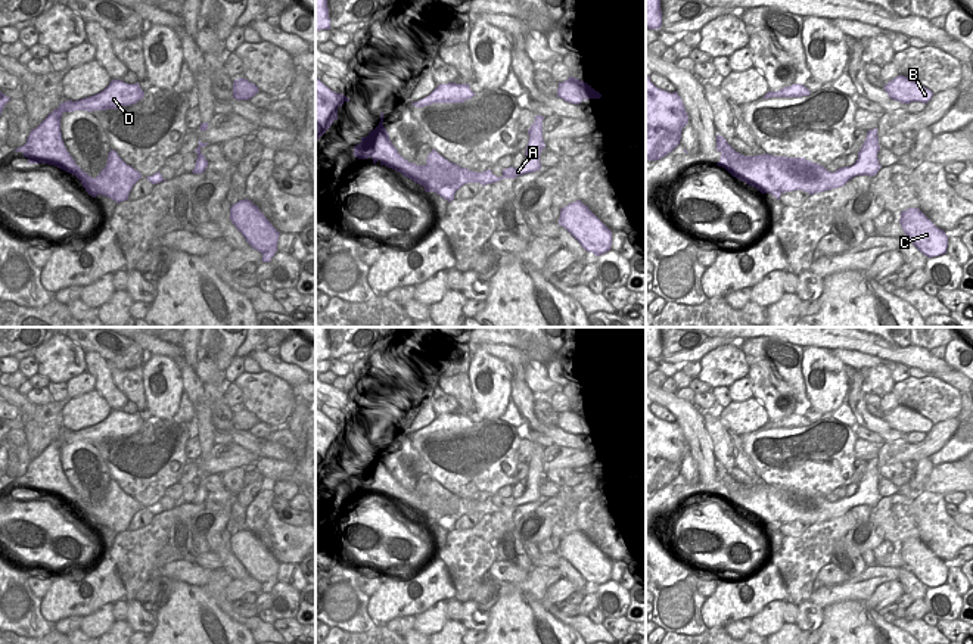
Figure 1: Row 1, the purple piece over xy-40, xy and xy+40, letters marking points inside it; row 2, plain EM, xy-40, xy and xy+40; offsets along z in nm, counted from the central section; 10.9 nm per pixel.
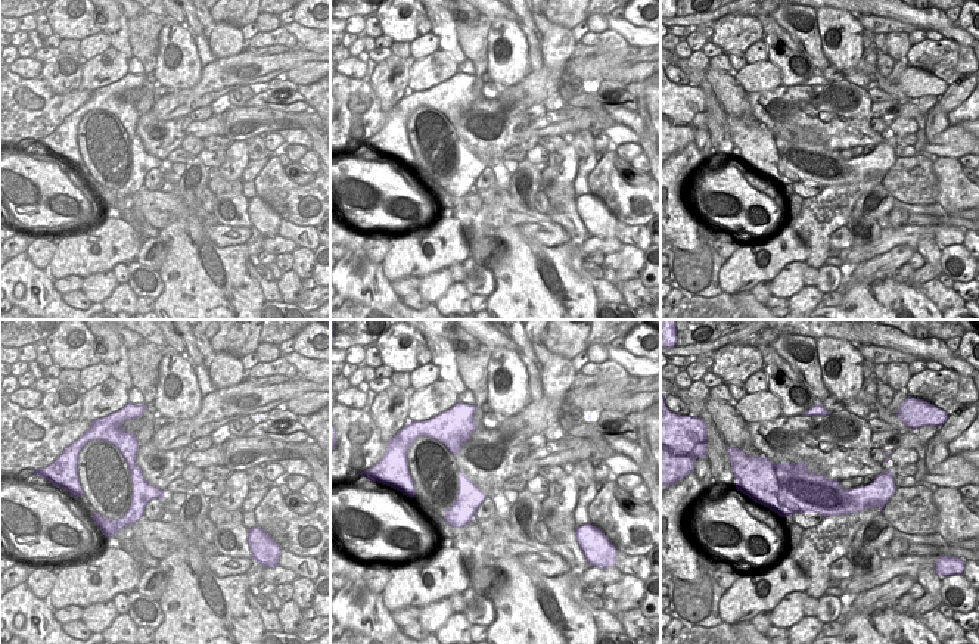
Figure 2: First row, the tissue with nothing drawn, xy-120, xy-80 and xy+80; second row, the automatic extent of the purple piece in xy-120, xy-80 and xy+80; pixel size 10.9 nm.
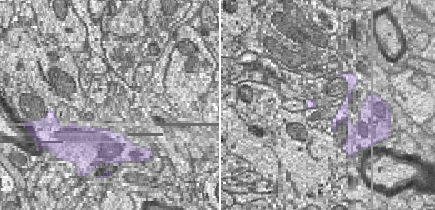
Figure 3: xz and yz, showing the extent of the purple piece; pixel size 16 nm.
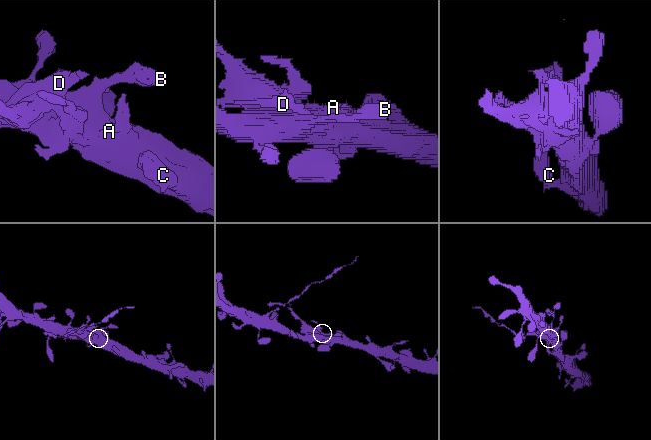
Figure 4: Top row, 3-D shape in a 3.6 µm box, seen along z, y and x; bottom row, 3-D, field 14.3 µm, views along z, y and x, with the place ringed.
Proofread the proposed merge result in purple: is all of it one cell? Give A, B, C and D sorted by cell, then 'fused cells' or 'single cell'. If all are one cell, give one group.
A B C / D | fused cells

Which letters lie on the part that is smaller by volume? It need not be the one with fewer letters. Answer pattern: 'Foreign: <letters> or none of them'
Foreign: D

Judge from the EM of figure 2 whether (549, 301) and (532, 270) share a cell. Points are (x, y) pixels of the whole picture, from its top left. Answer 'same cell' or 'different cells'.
same cell

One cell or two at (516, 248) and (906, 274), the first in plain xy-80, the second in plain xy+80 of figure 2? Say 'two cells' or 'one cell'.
two cells

